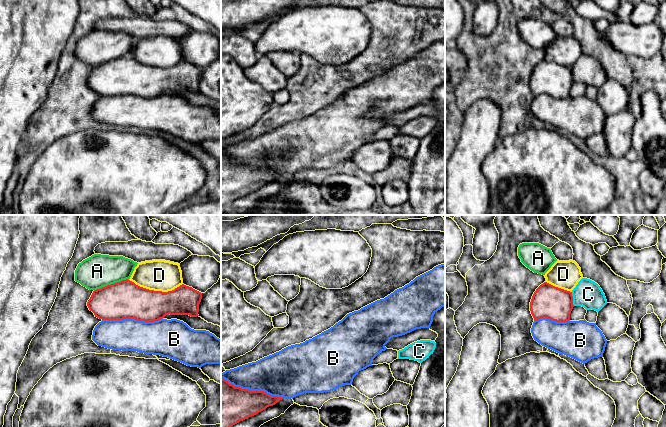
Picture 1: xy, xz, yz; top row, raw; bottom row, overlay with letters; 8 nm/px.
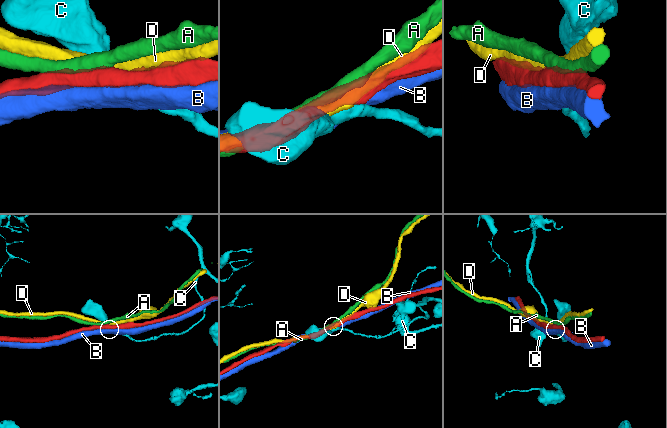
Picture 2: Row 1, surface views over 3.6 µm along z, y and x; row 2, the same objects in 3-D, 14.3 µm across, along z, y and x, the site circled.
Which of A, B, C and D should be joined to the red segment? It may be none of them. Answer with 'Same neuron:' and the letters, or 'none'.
Same neuron: B

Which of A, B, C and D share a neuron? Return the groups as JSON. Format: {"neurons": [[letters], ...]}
{"neurons": [["A", "D"], ["B"], ["C"]]}

